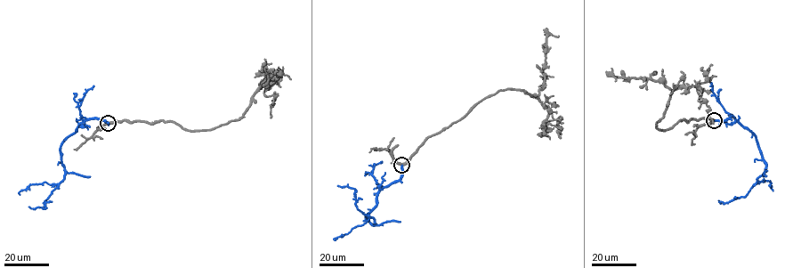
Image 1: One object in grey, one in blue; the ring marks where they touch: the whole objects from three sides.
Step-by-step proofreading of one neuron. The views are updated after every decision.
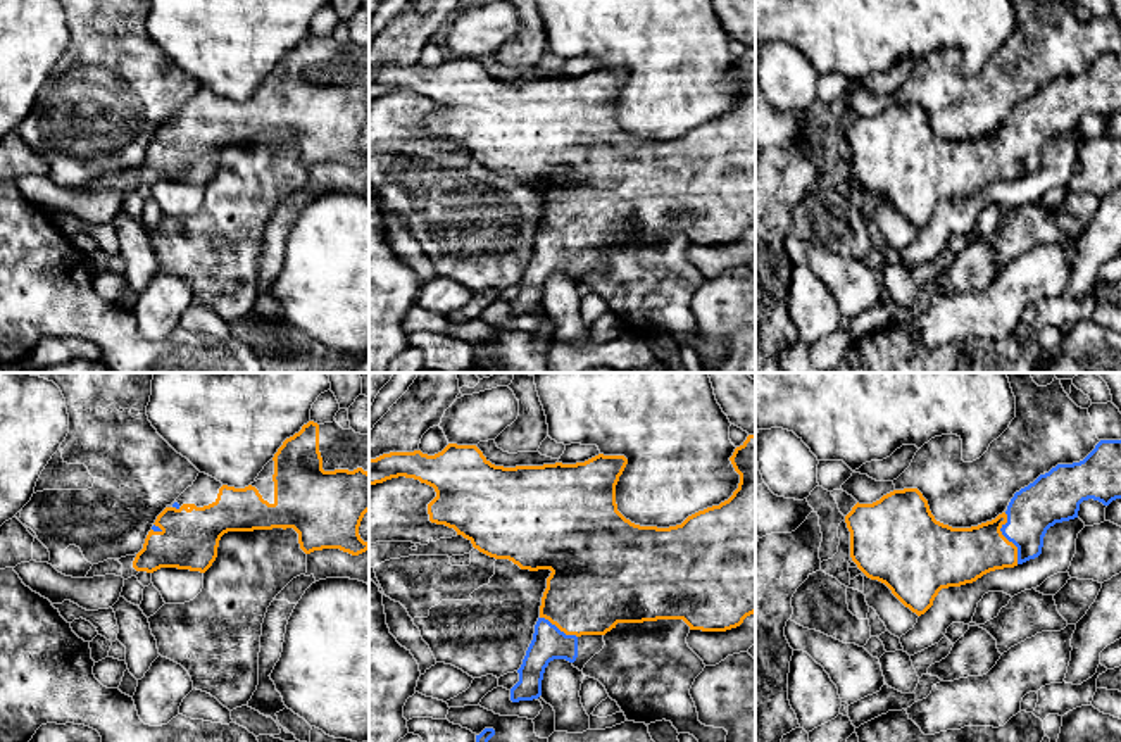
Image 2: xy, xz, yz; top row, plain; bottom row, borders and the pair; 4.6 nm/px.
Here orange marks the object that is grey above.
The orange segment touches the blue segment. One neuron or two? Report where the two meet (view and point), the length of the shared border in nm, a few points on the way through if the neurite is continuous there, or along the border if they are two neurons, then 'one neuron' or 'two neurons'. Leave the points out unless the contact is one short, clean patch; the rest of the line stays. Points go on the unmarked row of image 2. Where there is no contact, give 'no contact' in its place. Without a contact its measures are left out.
contact yz (1006, 152); length 240 nm; way yz (956, 169), (1006, 152), (1033, 123); one neuron

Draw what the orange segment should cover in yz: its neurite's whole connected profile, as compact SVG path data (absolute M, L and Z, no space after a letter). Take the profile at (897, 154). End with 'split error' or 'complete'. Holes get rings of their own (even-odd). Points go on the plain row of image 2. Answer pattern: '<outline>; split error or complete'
M1100 53L1083 74L1057 78L1016 105L1005 126L971 141L936 135L917 102L893 104L873 117L857 116L845 129L850 171L867 192L885 197L905 221L921 230L942 202L973 197L990 185L1038 171L1047 143L1078 131L1080 117L1088 112L1104 119L1121 112L1121 53Z; split error

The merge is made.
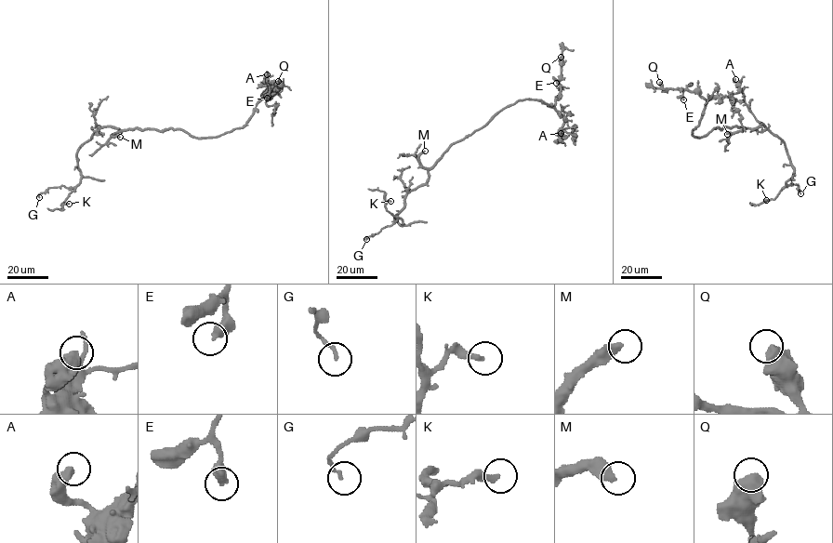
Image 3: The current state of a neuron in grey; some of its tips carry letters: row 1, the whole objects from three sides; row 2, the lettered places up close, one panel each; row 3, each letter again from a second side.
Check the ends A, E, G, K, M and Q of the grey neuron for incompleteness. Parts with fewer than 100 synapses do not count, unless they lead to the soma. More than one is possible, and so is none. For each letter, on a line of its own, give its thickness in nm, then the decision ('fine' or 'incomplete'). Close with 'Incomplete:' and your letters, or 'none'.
A: calibre 480 nm; fine
E: calibre 380 nm; fine
G: calibre 130 nm; fine
K: calibre 260 nm; fine
M: calibre 420 nm; incomplete
Q: calibre 650 nm; fine
Incomplete: M

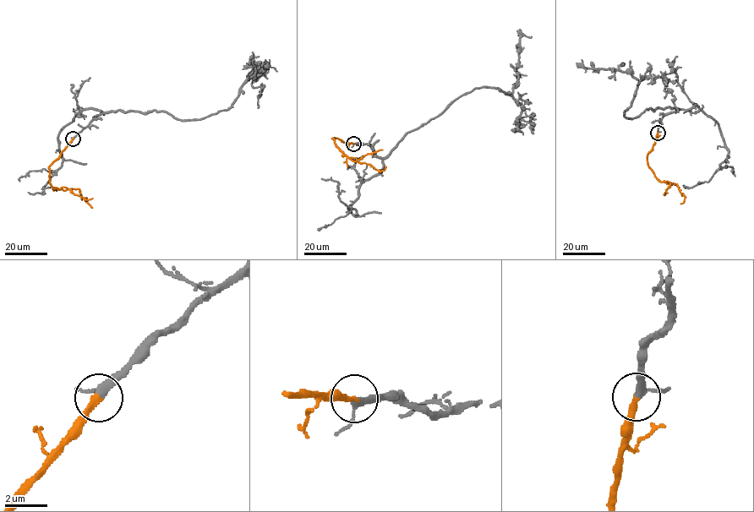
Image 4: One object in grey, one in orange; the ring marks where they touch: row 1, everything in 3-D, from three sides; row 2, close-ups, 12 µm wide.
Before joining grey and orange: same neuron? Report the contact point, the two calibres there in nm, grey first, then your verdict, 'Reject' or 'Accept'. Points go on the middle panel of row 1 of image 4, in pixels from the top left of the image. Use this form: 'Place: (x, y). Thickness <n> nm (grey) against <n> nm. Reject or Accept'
Place: (353, 144). Thickness 320 nm (grey) against 280 nm. Accept

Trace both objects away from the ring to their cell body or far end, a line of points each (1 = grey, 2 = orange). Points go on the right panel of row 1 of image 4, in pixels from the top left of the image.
1: (658, 133), (661, 119), (679, 110), (651, 108), (627, 118), (638, 81), (631, 72), (582, 67), (585, 72)
2: (658, 133), (655, 144), (647, 154), (647, 165), (660, 181), (676, 184), (685, 197), (685, 201), (680, 204)

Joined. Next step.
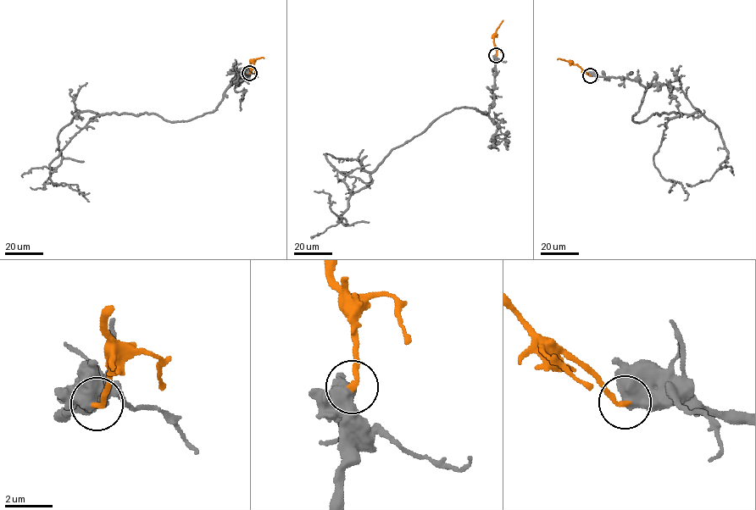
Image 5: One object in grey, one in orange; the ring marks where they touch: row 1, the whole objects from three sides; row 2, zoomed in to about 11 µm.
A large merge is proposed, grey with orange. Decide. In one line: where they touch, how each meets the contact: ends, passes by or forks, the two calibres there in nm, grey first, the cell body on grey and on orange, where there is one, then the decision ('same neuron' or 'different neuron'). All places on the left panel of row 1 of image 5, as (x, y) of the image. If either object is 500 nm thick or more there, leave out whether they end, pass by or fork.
(249, 73) | 900/240 nm | grey none | orange none | same neuron

